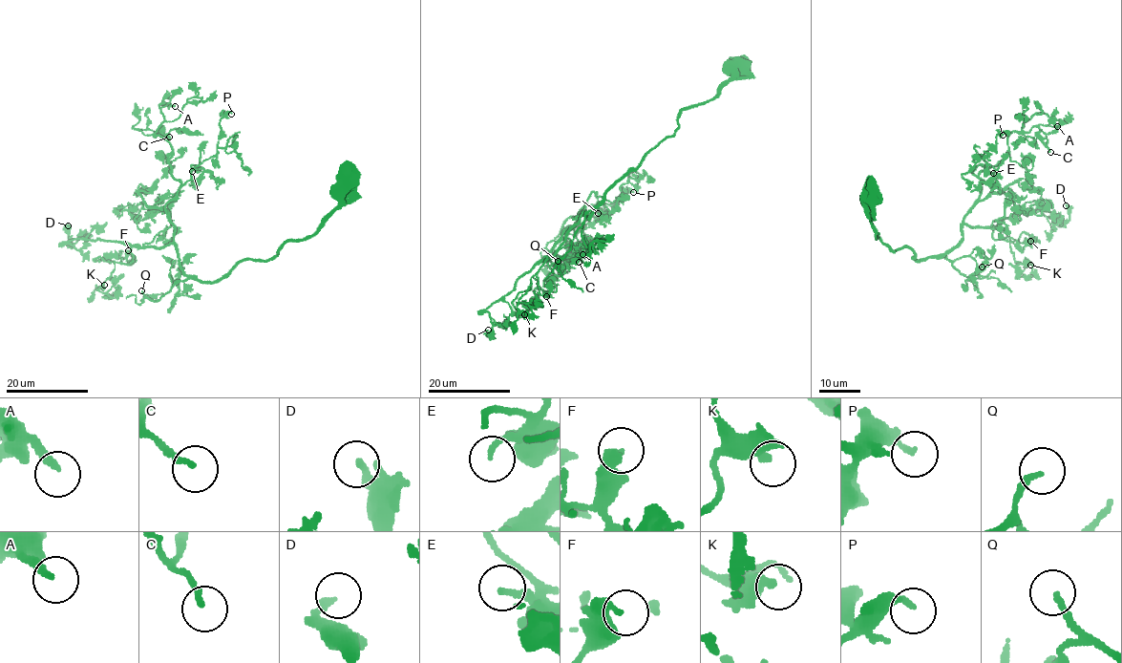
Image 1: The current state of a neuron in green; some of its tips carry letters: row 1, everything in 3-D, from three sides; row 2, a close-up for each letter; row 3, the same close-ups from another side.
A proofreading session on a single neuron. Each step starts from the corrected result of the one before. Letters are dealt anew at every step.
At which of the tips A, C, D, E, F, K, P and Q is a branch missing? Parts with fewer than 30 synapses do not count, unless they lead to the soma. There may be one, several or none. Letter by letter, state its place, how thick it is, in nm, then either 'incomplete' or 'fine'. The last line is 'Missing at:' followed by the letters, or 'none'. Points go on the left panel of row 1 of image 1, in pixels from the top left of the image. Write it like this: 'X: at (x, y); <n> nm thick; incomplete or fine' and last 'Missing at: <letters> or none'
A: at (175, 106); 200 nm thick; fine
C: at (169, 137); 190 nm thick; fine
D: at (68, 225); 200 nm thick; fine
E: at (192, 171); 200 nm thick; fine
F: at (128, 250); 320 nm thick; fine
K: at (104, 285); 380 nm thick; fine
P: at (231, 114); 200 nm thick; fine
Q: at (141, 290); 190 nm thick; incomplete
Missing at: Q

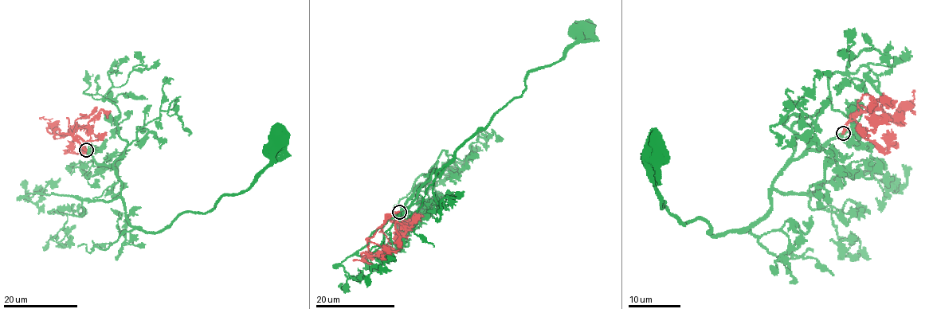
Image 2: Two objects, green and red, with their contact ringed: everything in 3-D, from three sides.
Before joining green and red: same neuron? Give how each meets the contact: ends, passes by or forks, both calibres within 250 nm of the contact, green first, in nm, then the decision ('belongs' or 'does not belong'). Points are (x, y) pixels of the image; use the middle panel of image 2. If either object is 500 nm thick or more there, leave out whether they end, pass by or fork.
green forks | red ends | 240/380 nm | belongs

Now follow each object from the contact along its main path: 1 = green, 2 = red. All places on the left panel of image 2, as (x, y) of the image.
1: (86, 150), (97, 164), (114, 167), (125, 217), (150, 232), (240, 194), (272, 162), (279, 139)
2: (86, 150), (72, 135), (56, 130), (53, 137), (59, 138), (60, 135), (55, 131), (49, 120), (39, 119)

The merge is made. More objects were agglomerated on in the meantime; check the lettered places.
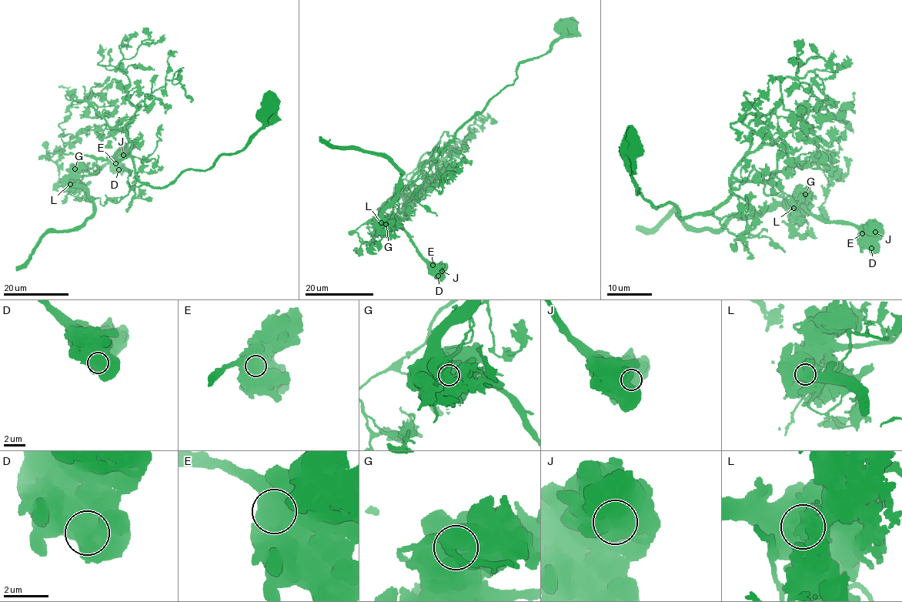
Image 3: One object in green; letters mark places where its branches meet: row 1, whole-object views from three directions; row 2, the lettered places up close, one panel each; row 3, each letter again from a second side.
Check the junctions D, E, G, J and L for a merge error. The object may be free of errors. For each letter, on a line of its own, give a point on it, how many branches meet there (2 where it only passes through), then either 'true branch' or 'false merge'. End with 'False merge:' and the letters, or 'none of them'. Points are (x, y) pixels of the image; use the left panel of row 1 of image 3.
D: at (118, 169); 1 branches meet; true branch
E: at (115, 163); 1 branches meet; true branch
G: at (75, 168); 1 branches meet; false merge
J: at (123, 155); 1 branches meet; true branch
L: at (70, 184); 1 branches meet; true branch
False merge: G

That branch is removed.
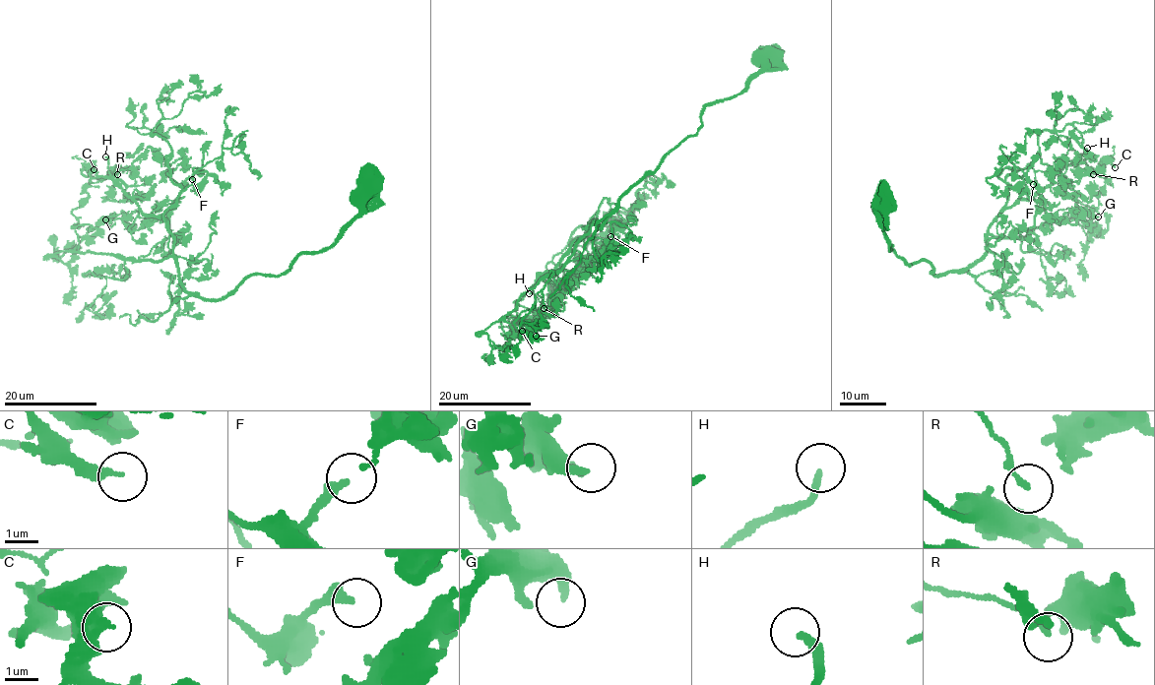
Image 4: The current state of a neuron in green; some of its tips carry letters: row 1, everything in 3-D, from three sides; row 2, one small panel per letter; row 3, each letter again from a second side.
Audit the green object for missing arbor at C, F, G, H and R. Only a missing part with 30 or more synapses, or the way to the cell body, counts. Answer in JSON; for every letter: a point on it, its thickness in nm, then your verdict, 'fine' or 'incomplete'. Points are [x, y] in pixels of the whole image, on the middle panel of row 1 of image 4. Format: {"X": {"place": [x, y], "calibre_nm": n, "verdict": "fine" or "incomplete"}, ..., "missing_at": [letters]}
{"C": {"place": [522, 331], "calibre_nm": 240, "verdict": "fine"}, "F": {"place": [610, 236], "calibre_nm": 240, "verdict": "fine"}, "G": {"place": [536, 336], "calibre_nm": 280, "verdict": "fine"}, "H": {"place": [529, 293], "calibre_nm": 240, "verdict": "incomplete"}, "R": {"place": [544, 308], "calibre_nm": 110, "verdict": "fine"}, "missing_at": ["H"]}

